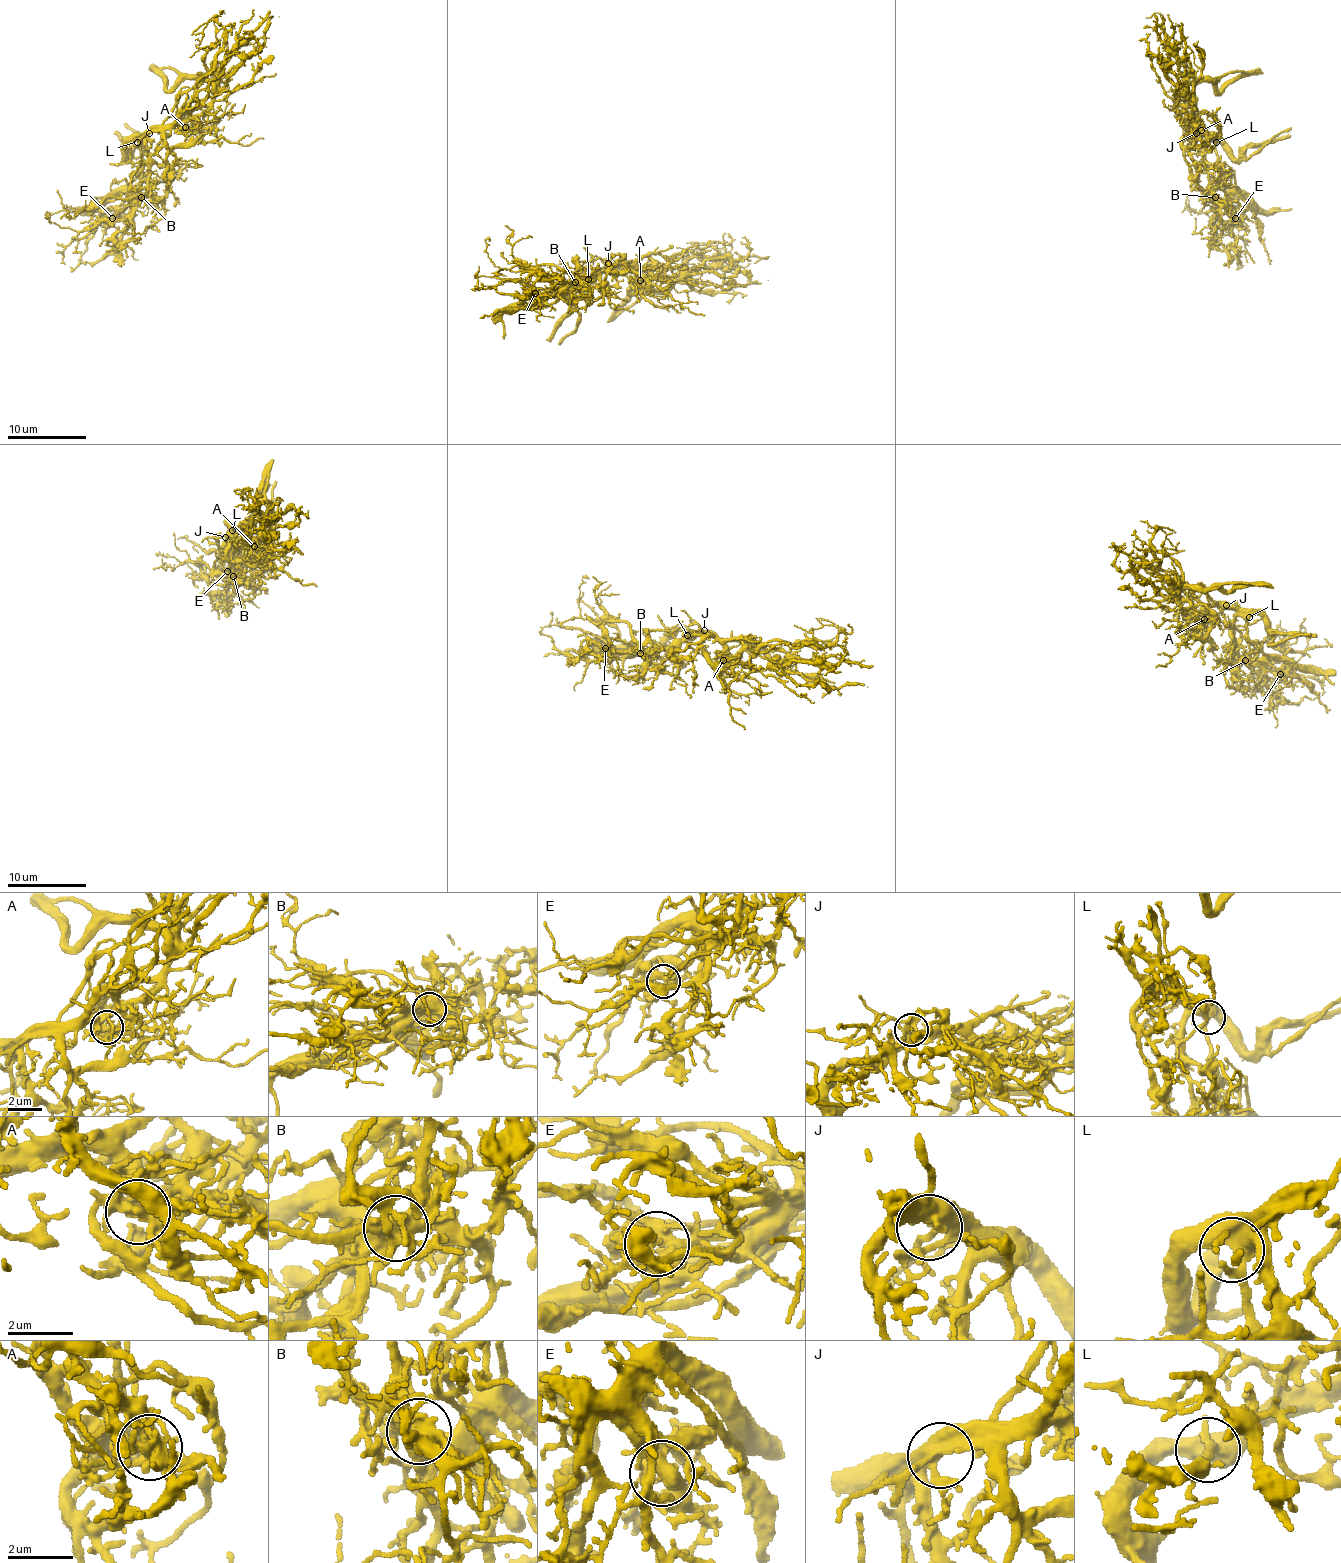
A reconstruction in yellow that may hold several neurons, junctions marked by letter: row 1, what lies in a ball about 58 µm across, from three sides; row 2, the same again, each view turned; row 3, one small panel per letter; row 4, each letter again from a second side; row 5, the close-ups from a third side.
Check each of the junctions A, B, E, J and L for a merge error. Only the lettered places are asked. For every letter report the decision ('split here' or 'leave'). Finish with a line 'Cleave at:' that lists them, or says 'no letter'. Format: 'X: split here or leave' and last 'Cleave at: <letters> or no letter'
A: split here
B: split here
E: leave
J: leave
L: leave
Cleave at: A, B

